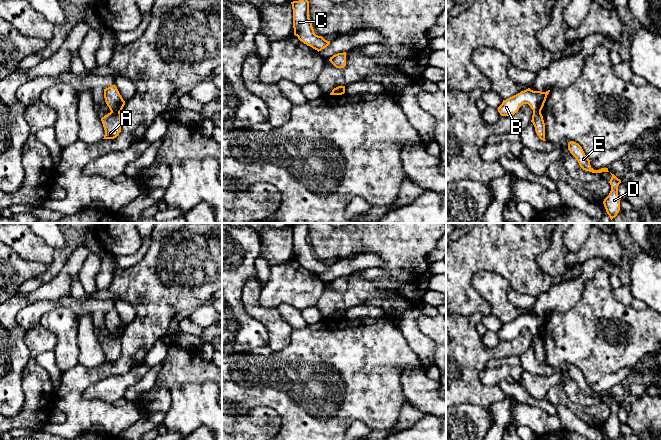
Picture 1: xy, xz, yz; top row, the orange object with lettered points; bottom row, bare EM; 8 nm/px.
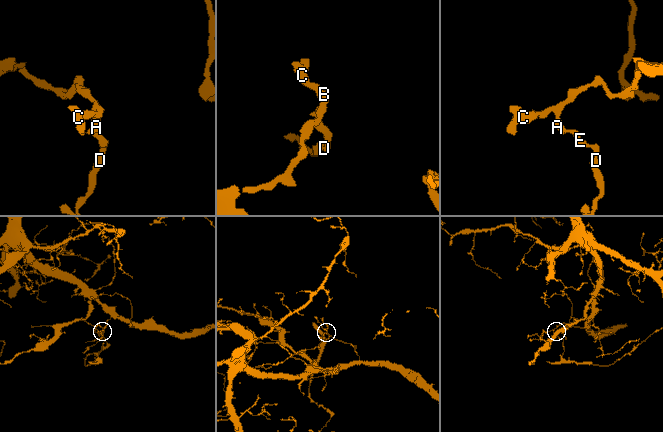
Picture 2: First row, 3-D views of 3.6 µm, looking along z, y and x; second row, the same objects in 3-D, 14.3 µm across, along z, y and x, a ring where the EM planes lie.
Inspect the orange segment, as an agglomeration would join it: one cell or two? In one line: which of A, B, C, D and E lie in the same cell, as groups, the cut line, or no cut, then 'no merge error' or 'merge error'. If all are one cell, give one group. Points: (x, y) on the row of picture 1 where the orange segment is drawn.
A D E / B C | xy (111, 111), (119, 112) | merge error

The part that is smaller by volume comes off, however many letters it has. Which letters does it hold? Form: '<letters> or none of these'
A, D, E

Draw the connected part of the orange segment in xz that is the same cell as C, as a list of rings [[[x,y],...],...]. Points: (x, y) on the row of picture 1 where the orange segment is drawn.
[[[299,0],[293,1],[291,4],[293,9],[294,35],[297,36],[301,42],[318,52],[326,48],[330,44],[330,41],[327,41],[322,36],[318,36],[314,33],[309,18],[309,1]]]

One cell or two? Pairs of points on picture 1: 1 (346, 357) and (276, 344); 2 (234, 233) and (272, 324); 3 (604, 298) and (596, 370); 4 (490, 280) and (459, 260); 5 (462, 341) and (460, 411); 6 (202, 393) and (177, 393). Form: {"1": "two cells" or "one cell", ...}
{"1": "two cells", "2": "two cells", "3": "one cell", "4": "two cells", "5": "two cells", "6": "one cell"}

